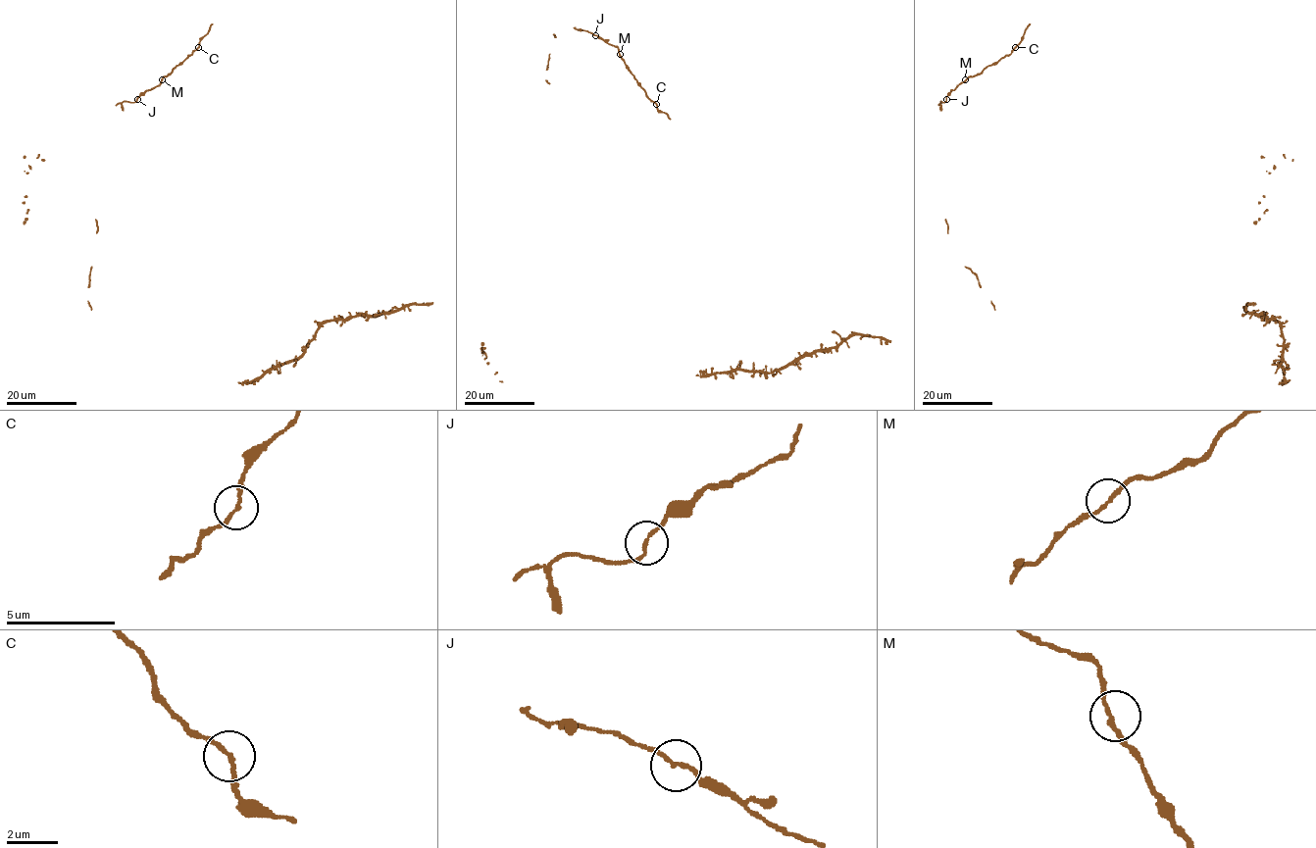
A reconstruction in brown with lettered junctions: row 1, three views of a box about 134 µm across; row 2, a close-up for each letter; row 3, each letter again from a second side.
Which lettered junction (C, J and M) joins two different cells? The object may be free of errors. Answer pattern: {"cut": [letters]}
{"cut": []}

